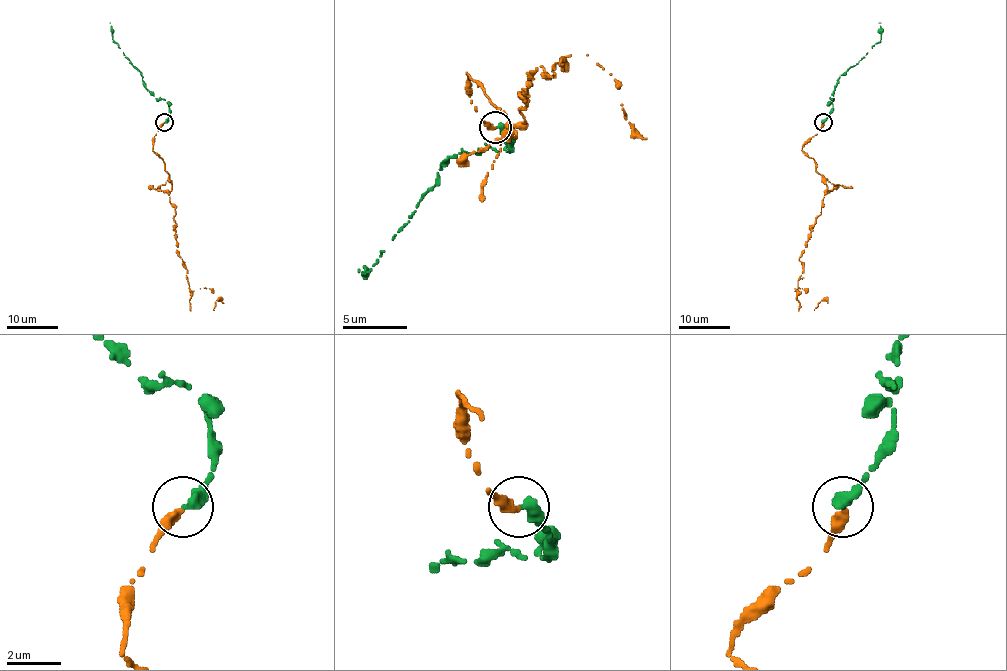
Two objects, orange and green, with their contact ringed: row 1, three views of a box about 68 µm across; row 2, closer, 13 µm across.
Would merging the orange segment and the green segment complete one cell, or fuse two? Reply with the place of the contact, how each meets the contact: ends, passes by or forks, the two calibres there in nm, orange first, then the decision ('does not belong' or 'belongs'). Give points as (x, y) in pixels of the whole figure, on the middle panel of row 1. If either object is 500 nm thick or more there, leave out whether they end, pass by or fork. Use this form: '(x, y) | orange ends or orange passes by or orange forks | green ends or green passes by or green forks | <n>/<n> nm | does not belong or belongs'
(495, 127) | orange ends | green ends | 360/400 nm | does not belong

